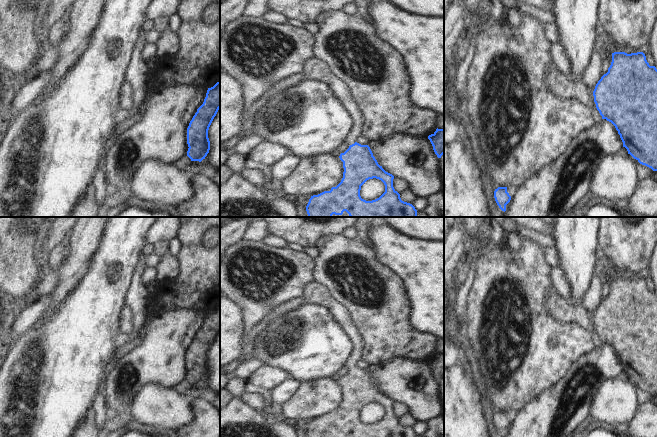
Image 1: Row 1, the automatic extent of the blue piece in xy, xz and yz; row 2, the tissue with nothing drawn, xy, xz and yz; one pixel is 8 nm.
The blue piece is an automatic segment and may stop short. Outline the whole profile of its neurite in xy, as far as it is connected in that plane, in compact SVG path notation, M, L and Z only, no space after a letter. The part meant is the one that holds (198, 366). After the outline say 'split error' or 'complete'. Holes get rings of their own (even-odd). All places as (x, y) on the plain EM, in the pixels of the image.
M220 305L208 312L203 328L197 333L187 352L187 380L201 386L210 374L209 351L220 333Z | complete

